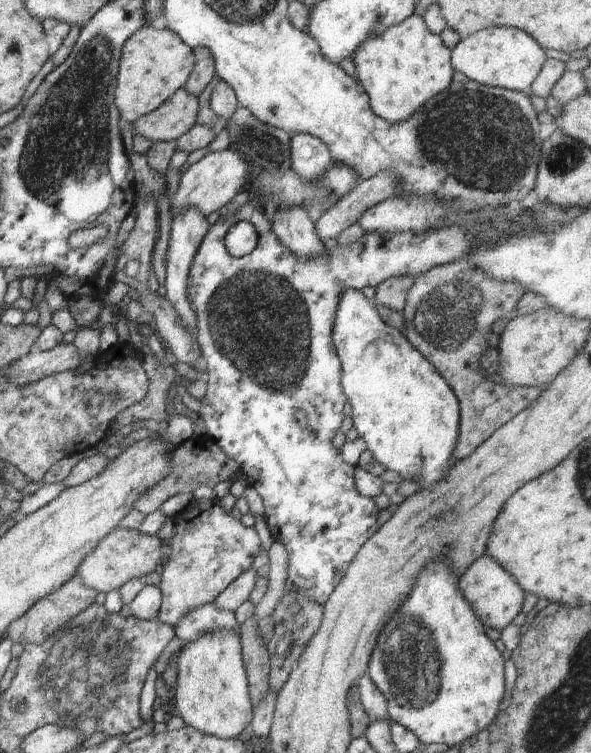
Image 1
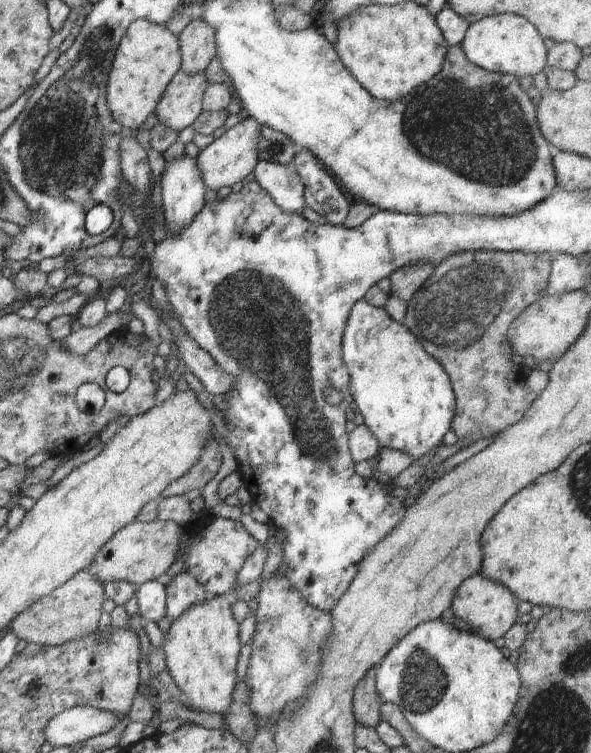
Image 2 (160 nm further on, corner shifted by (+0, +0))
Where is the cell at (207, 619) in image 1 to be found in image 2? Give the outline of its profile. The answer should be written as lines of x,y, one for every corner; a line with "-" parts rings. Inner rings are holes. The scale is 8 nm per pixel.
180,571
165,585
167,594
167,617
170,620
181,617
189,606
200,604
210,594
188,571

